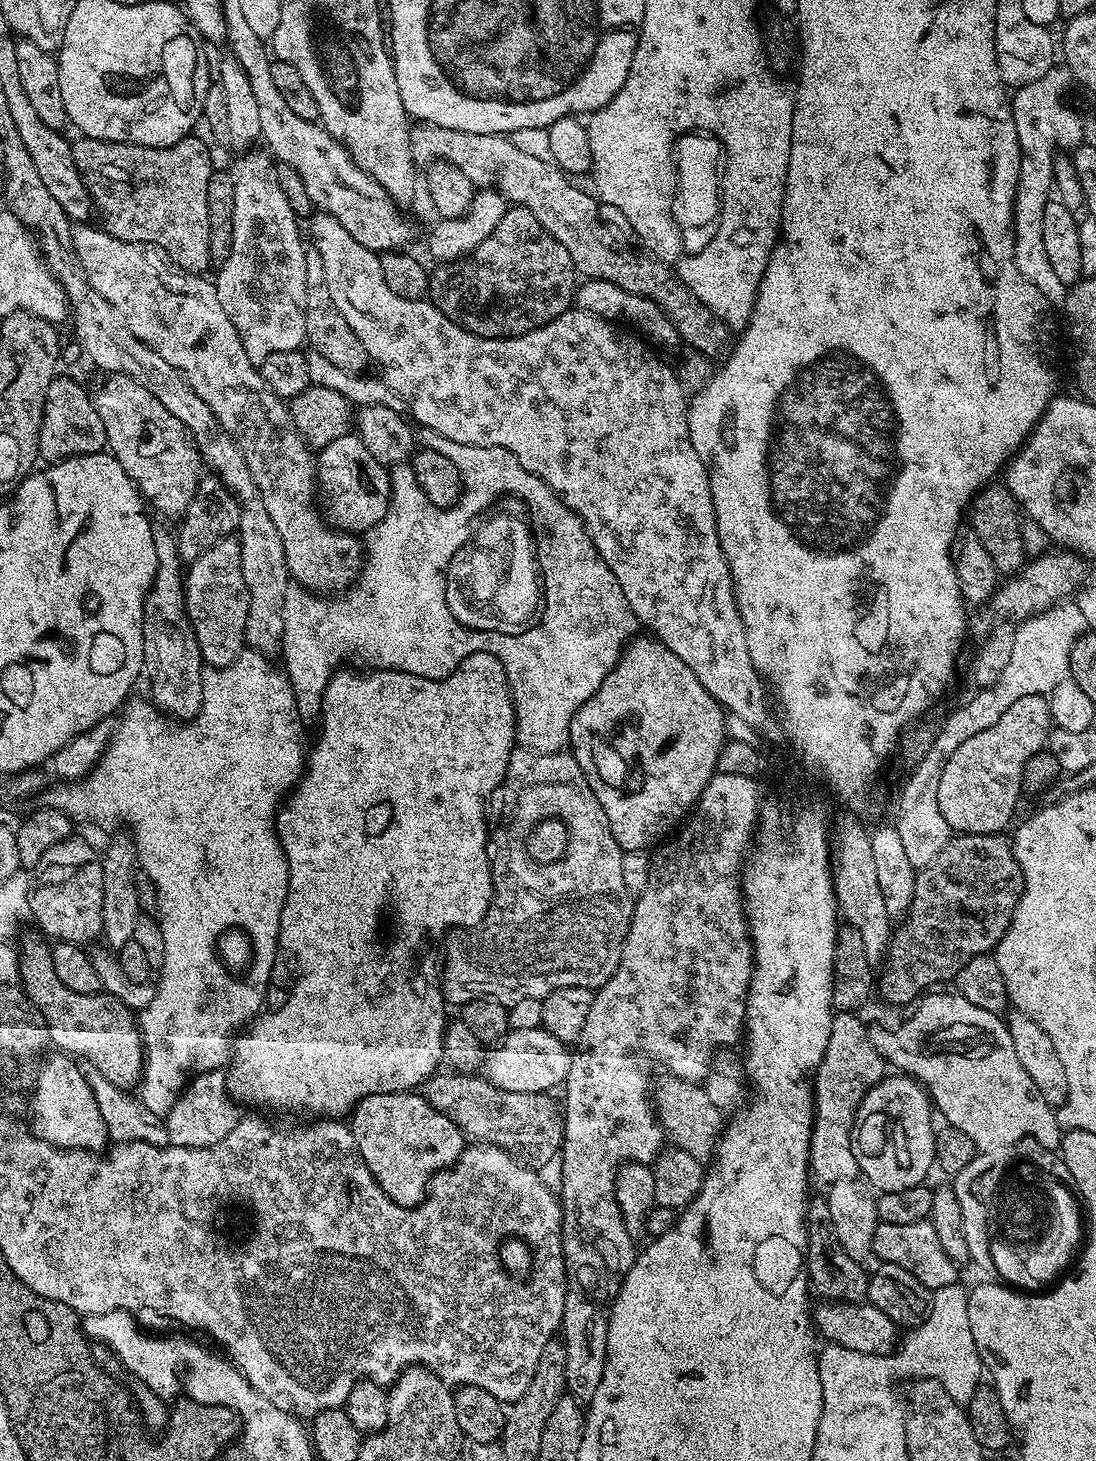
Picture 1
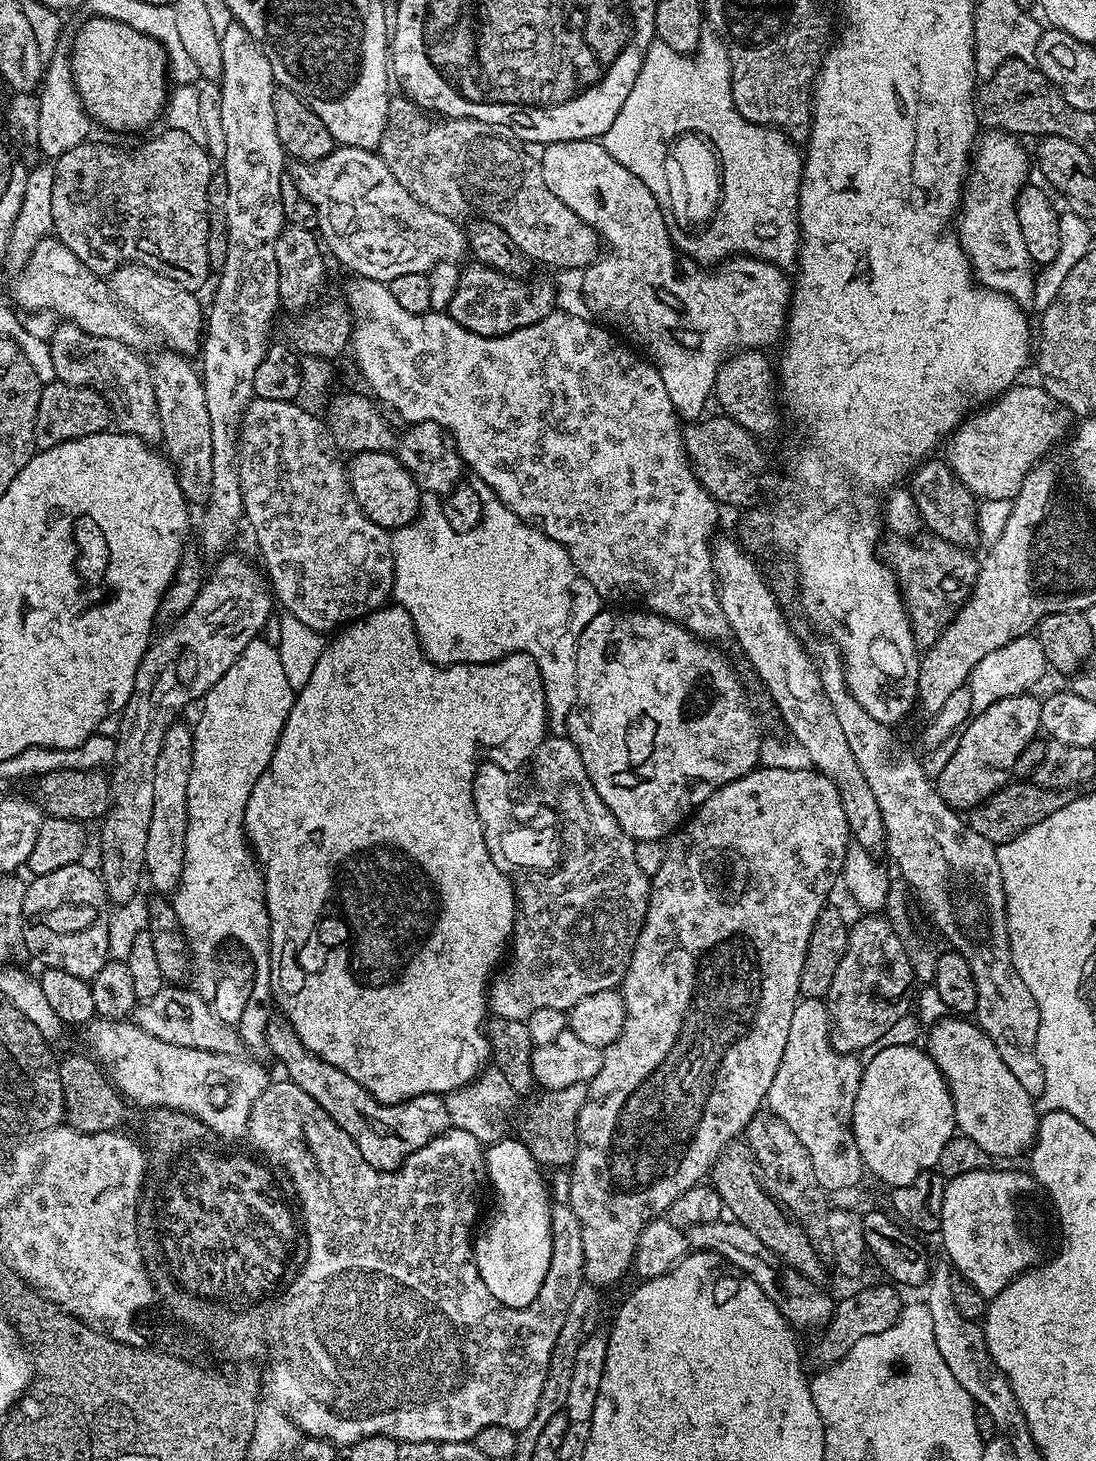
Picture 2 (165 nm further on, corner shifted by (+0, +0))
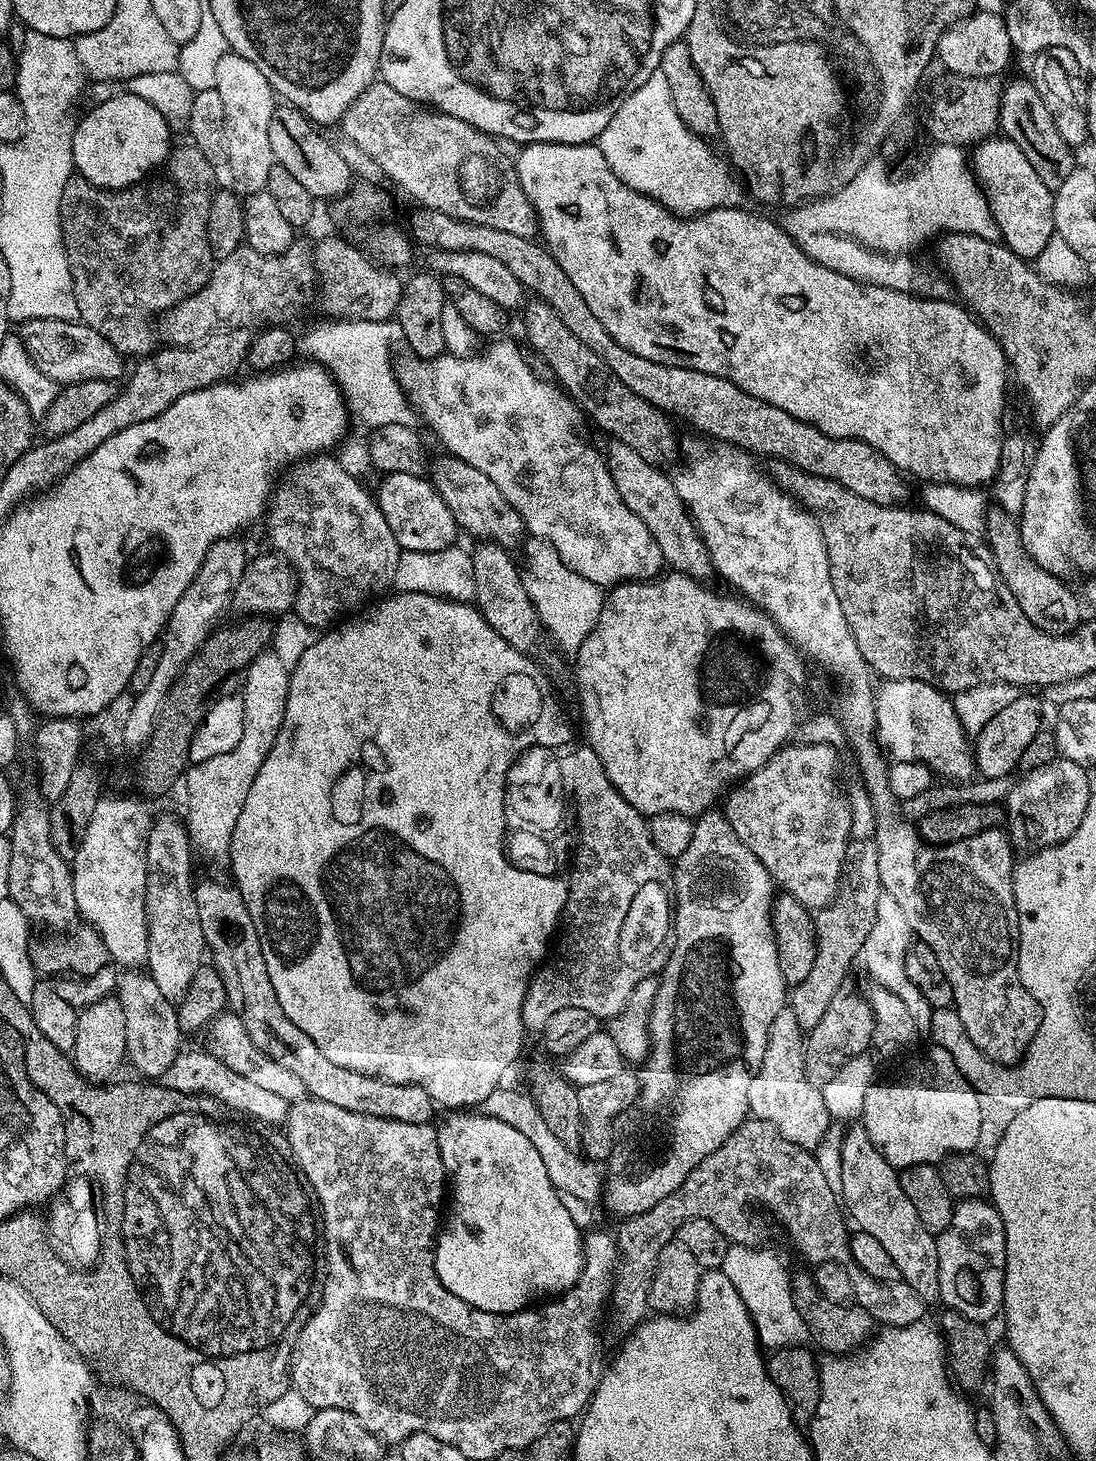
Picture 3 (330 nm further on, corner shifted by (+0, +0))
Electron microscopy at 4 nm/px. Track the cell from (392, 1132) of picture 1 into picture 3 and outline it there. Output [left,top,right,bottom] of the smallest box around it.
[195,880,434,1124]

